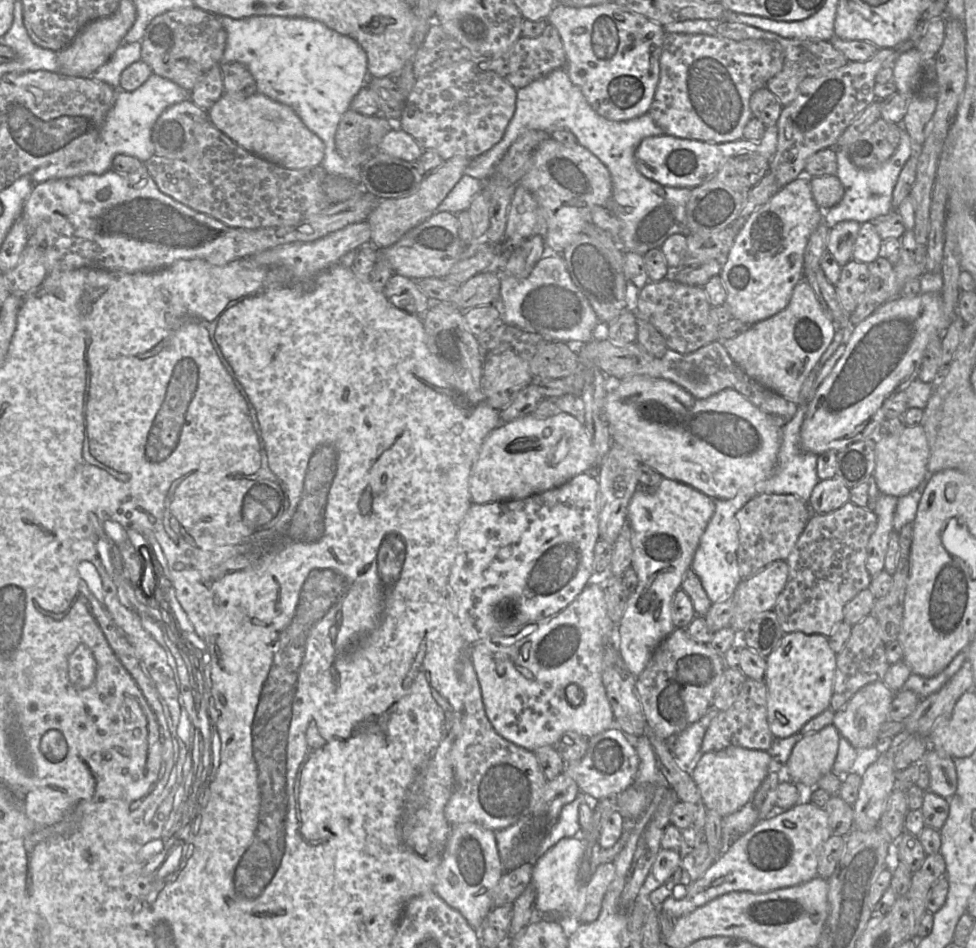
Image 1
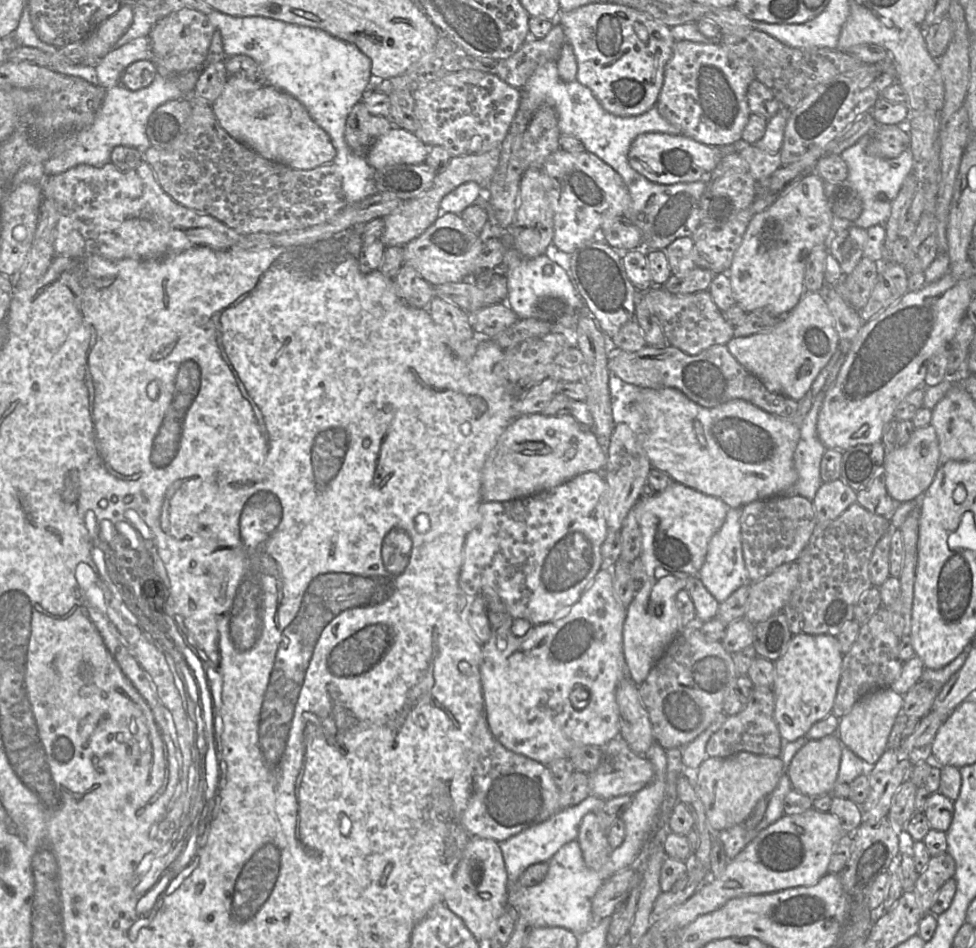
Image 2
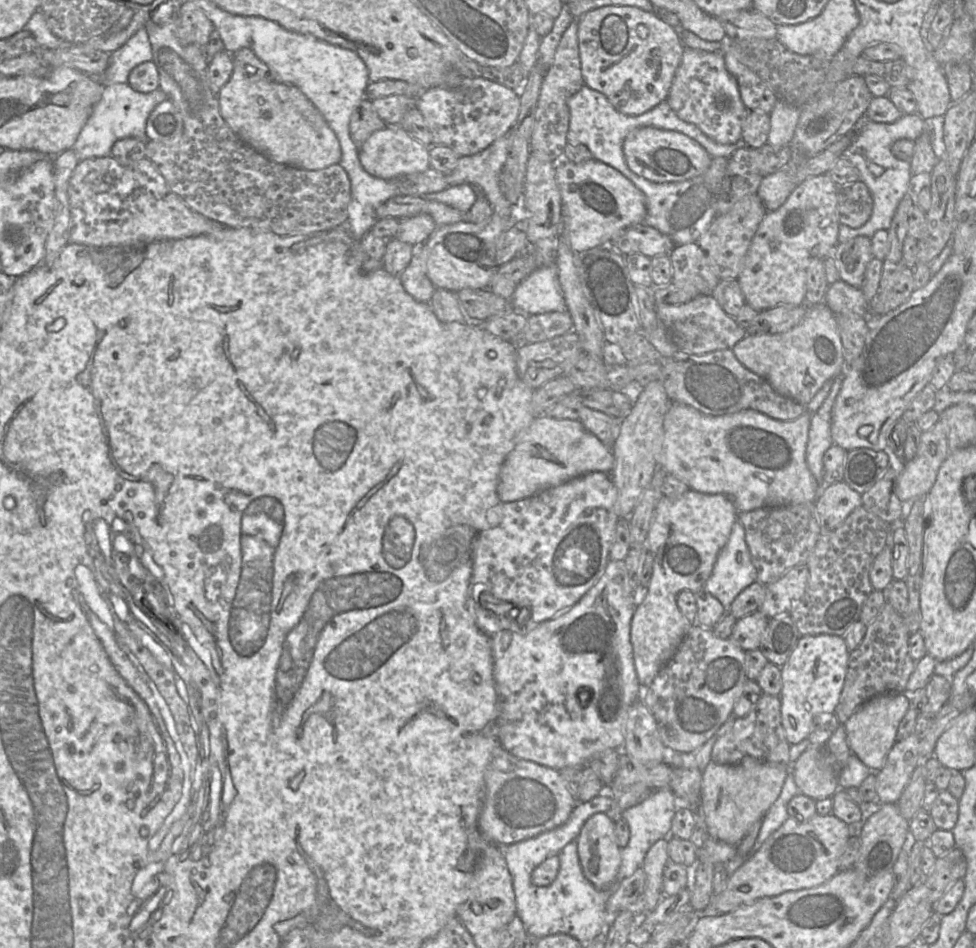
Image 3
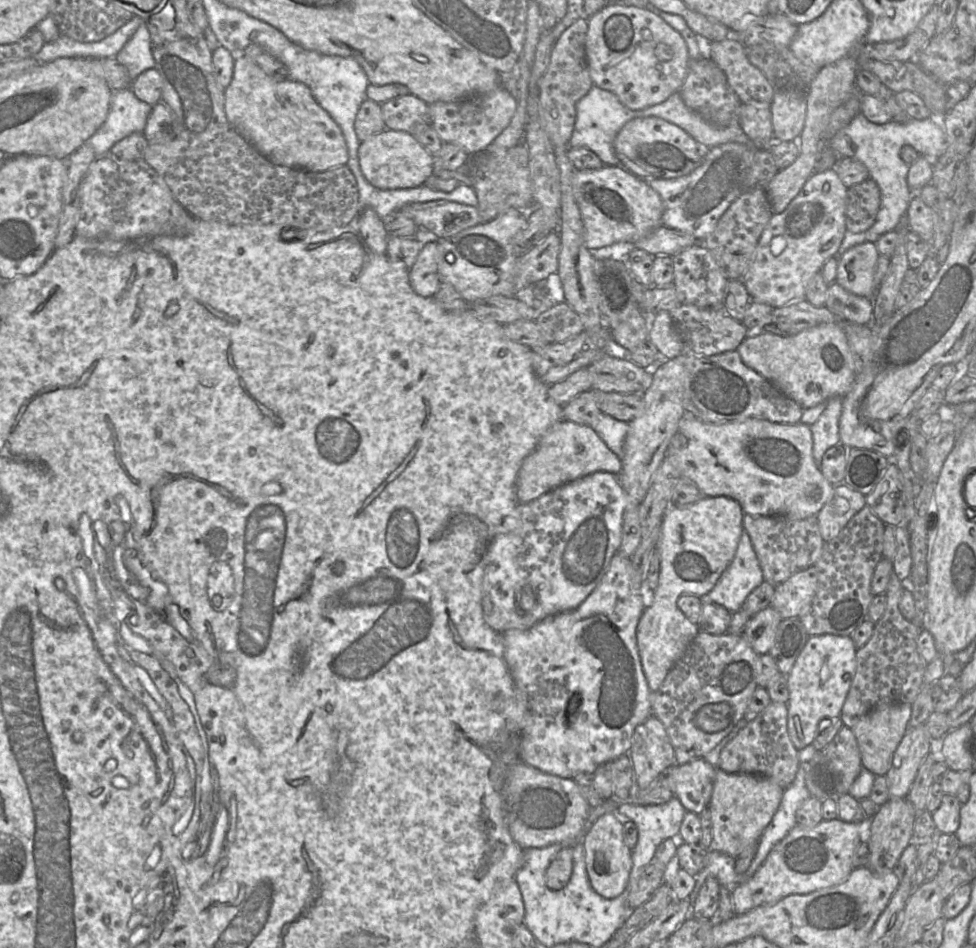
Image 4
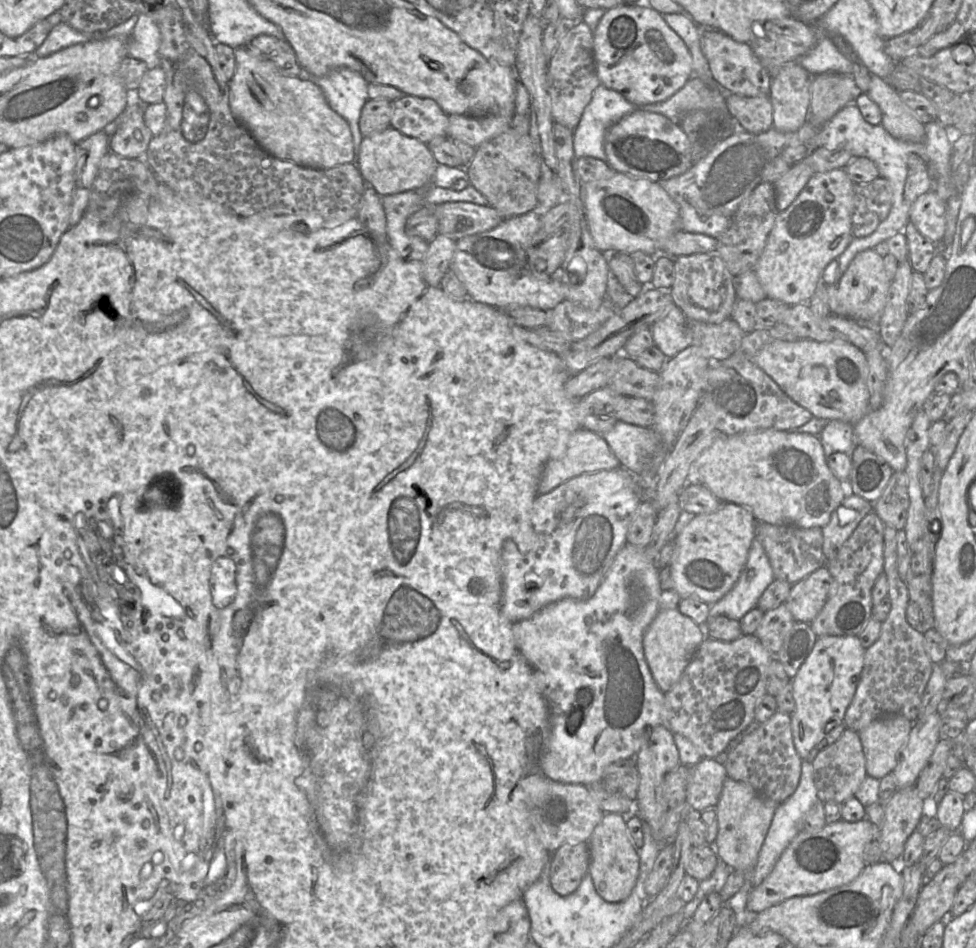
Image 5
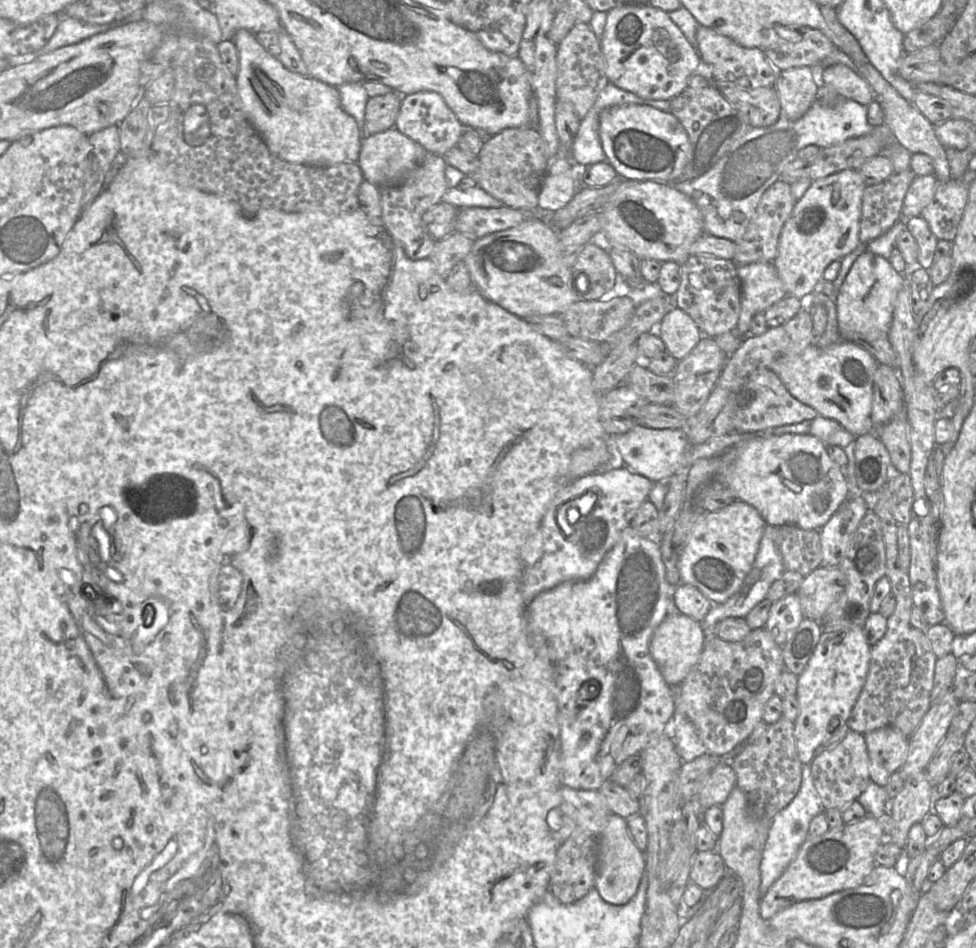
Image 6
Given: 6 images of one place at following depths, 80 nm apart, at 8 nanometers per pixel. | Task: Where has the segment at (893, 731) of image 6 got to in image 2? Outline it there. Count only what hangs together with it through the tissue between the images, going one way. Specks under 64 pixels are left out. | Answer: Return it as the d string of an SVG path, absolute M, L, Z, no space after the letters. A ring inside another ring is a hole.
M880 688L860 698L851 710L839 719L837 735L843 746L863 761L875 765L887 749L888 738L902 708L903 696L891 688Z

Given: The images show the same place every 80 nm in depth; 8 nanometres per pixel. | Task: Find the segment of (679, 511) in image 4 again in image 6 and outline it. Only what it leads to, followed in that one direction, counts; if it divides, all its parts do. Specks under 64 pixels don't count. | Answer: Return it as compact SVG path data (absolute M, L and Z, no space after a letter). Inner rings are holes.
M741 500L716 511L706 511L693 525L678 562L681 581L696 586L712 603L724 603L741 589L752 569L766 525L760 513ZM683 613L668 614L661 624L654 631L650 641L650 653L657 664L664 680L670 686L680 684L689 672L696 666L701 657L704 648L704 630L703 621L696 621L695 619Z

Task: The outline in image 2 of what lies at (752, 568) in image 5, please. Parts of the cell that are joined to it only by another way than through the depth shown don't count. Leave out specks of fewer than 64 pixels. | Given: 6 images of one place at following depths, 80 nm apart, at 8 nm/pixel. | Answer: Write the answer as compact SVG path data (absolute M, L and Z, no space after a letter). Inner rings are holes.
M729 508L723 525L708 544L706 558L698 574L706 589L719 603L741 586L751 583L743 558L740 514L741 508Z

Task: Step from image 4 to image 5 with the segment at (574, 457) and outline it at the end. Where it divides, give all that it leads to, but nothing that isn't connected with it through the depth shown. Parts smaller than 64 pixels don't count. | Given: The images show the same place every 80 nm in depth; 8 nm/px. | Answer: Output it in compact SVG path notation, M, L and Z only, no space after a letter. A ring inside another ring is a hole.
M580 428L570 436L565 453L559 458L548 460L545 464L538 485L538 494L547 494L568 480L580 475L601 470L612 470L618 467L620 467L620 461L605 439L593 431Z

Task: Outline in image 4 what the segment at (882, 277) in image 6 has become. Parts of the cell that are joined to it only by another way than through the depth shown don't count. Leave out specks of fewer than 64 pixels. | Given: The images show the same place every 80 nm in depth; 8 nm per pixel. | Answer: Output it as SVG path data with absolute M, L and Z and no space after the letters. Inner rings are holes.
M872 242L849 248L838 257L836 283L852 294L873 299L878 289L874 274L879 256Z

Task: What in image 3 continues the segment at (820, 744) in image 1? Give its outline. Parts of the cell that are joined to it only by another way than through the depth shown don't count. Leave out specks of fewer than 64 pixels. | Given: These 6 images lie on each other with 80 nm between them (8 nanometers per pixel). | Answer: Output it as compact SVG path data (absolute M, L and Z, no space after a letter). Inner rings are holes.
M811 744L791 765L799 792L814 800L832 798L839 787L841 766L826 745Z

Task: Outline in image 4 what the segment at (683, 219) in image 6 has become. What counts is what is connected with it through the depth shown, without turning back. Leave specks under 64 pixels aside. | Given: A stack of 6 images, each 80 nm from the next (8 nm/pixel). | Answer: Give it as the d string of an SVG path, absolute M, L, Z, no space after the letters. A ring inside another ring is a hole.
M604 165L595 170L576 170L572 187L589 250L615 243L634 244L662 225L664 205L659 194L644 179L623 167Z

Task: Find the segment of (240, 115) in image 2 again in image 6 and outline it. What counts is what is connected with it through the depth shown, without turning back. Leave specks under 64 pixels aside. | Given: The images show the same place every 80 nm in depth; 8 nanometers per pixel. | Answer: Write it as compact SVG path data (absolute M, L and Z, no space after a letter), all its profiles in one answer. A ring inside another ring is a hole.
M239 29L232 41L239 57L239 69L235 76L243 111L272 154L287 162L316 166L358 162L364 137L355 119L343 110L336 87L287 70L247 29Z

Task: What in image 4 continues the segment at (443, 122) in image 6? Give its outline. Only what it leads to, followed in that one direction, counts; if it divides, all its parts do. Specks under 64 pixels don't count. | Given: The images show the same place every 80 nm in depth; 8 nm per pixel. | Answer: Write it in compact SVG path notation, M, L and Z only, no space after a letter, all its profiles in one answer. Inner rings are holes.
M412 94L380 104L387 129L412 134L416 125L430 124L429 105Z

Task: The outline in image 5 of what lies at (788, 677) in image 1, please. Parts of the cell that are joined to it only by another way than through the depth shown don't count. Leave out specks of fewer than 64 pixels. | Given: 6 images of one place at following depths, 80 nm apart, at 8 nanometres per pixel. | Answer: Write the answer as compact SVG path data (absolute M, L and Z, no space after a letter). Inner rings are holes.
M857 635L819 636L797 674L791 679L793 697L796 703L795 710L790 714L791 729L794 747L802 760L807 760L810 752L824 739L826 724L831 718L839 718L843 721L860 680L865 650Z

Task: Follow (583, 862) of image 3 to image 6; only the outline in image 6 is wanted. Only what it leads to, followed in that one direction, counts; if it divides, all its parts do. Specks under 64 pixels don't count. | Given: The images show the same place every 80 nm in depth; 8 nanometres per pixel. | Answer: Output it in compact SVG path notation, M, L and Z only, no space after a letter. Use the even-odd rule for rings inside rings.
M611 814L607 826L598 836L598 855L595 888L612 905L624 905L636 894L645 873L646 858L630 836L627 820Z

